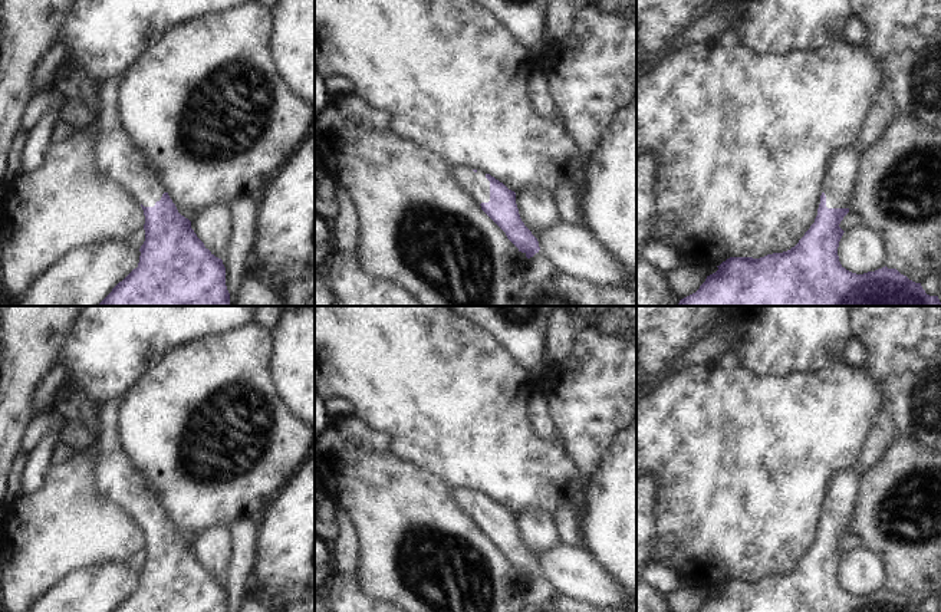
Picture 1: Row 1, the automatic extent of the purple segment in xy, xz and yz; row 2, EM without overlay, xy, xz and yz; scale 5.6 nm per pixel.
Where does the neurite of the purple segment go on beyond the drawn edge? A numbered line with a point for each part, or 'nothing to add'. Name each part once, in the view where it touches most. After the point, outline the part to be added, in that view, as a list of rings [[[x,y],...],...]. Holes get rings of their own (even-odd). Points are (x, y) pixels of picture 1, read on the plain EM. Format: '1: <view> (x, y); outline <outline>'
1: yz (839, 506); outline [[[853,470],[838,471],[829,483],[823,506],[828,530],[849,530],[856,509],[859,477]]]

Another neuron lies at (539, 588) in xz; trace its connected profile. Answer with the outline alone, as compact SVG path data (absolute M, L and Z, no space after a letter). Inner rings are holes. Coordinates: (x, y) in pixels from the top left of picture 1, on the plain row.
M539 572L533 579L527 580L524 602L540 603L556 593L557 592L552 582L542 572Z

